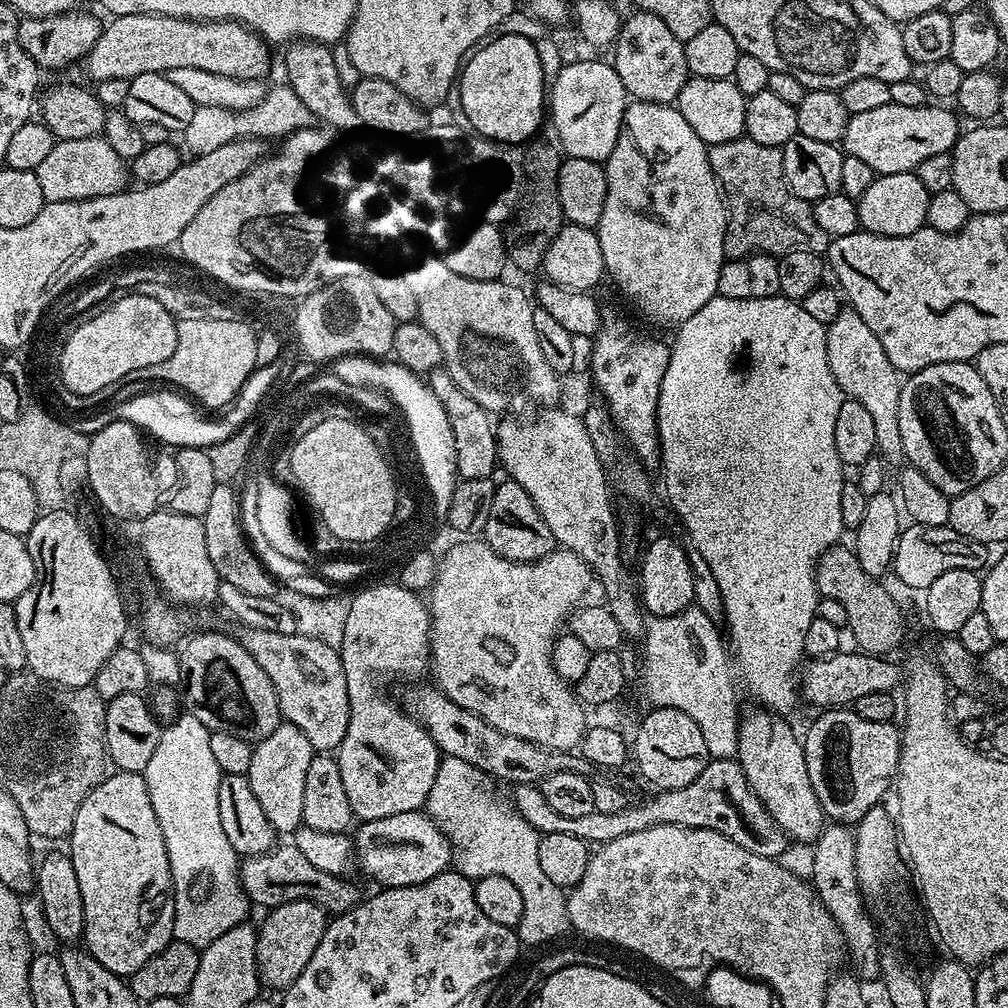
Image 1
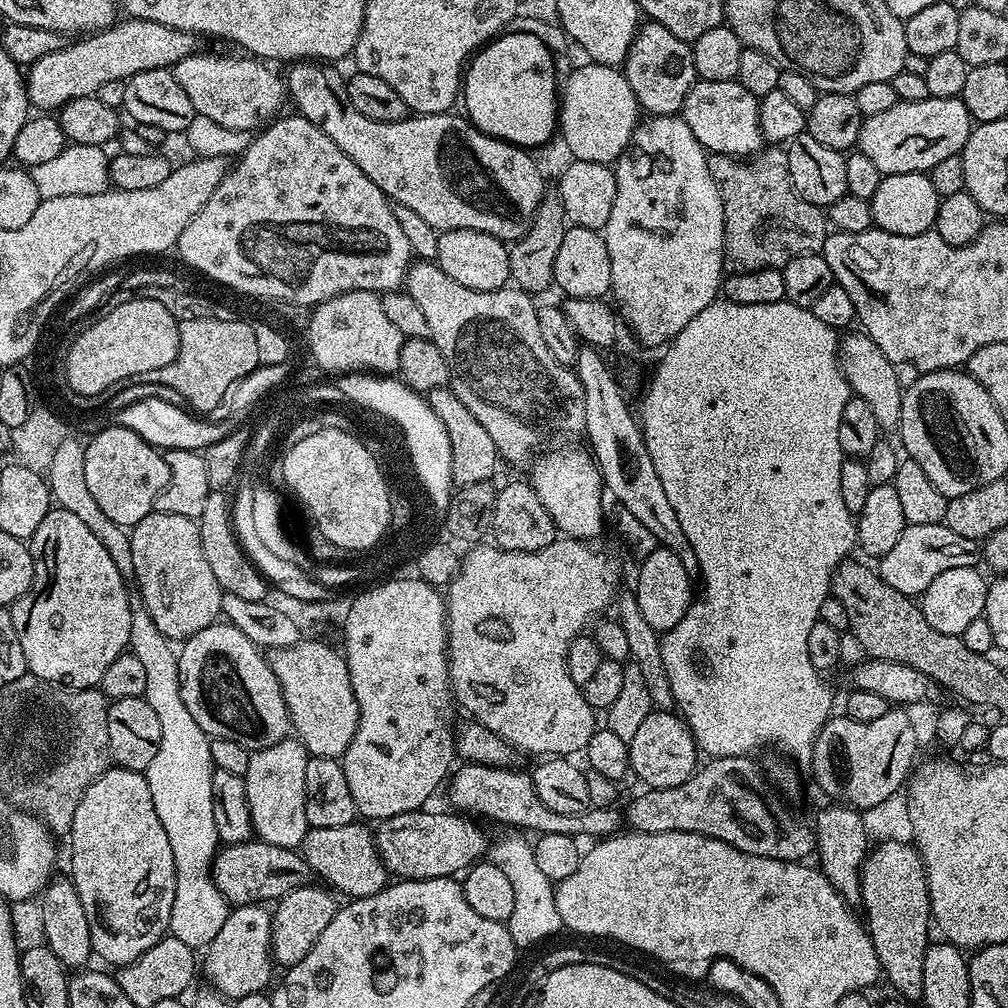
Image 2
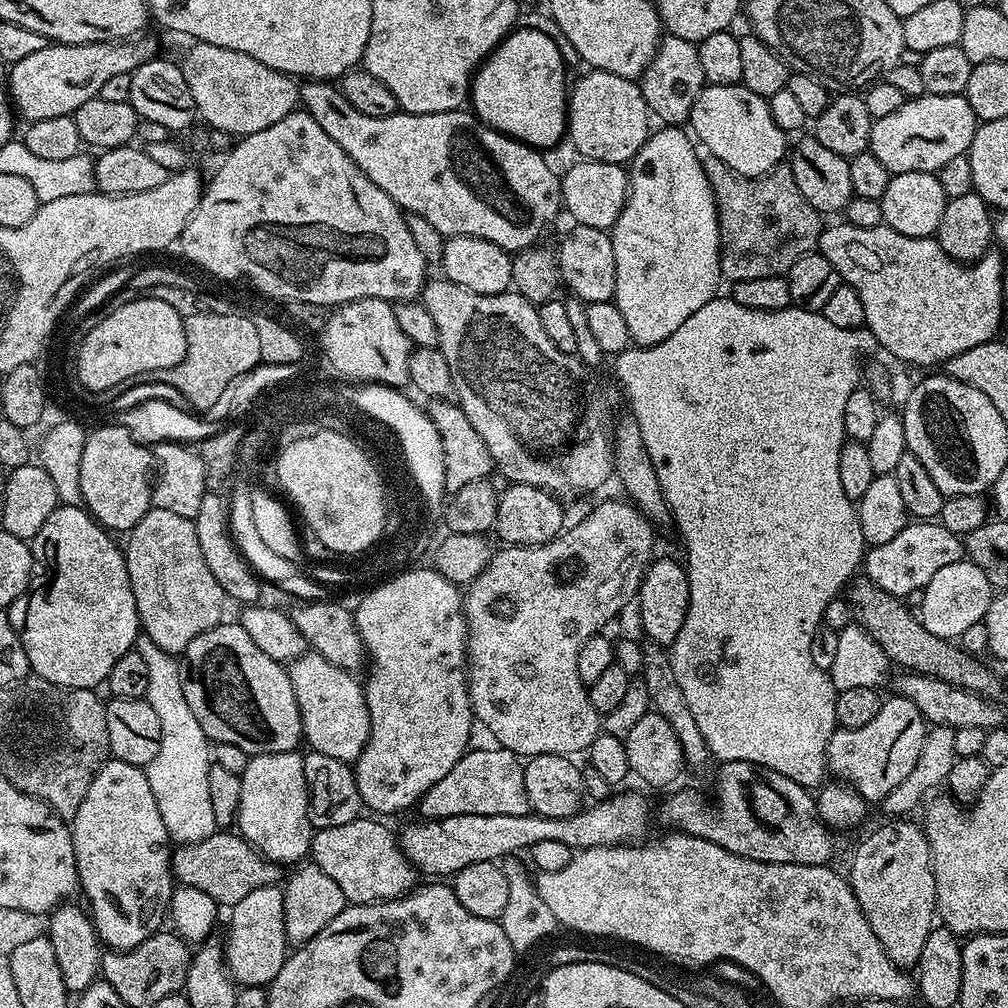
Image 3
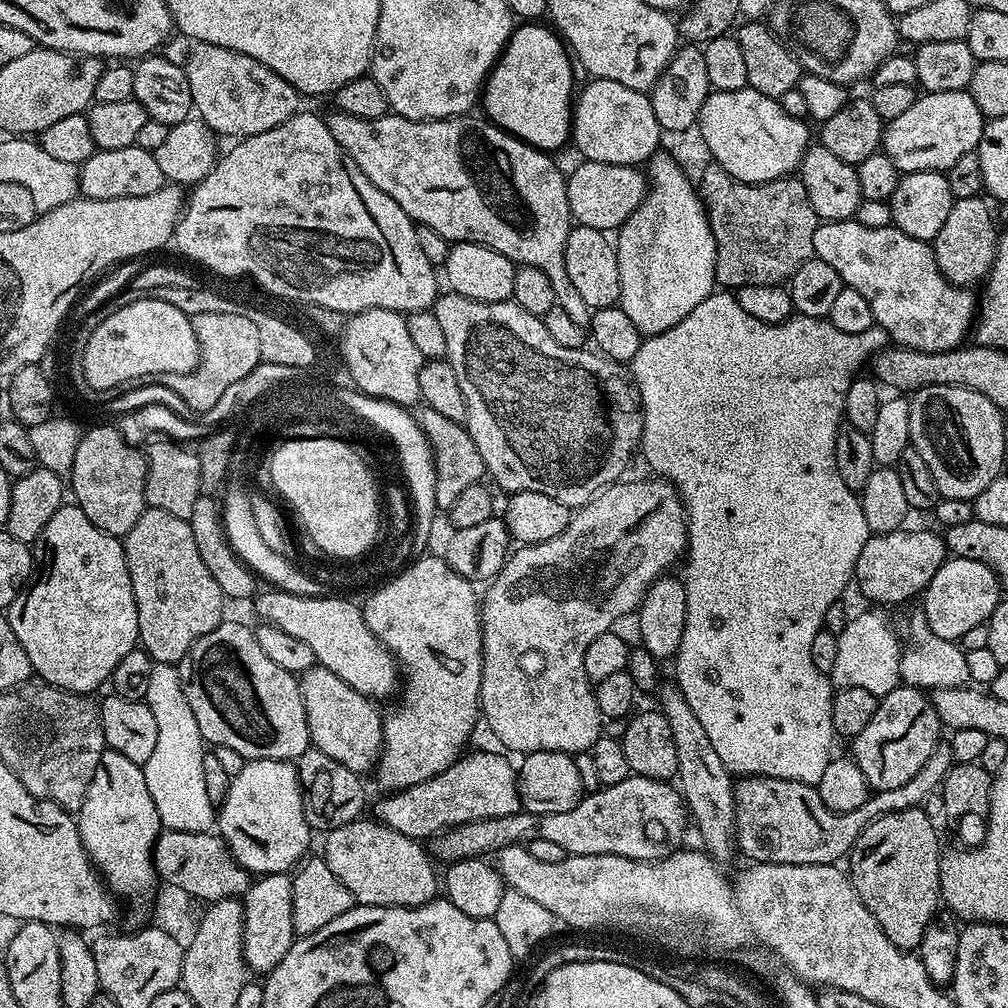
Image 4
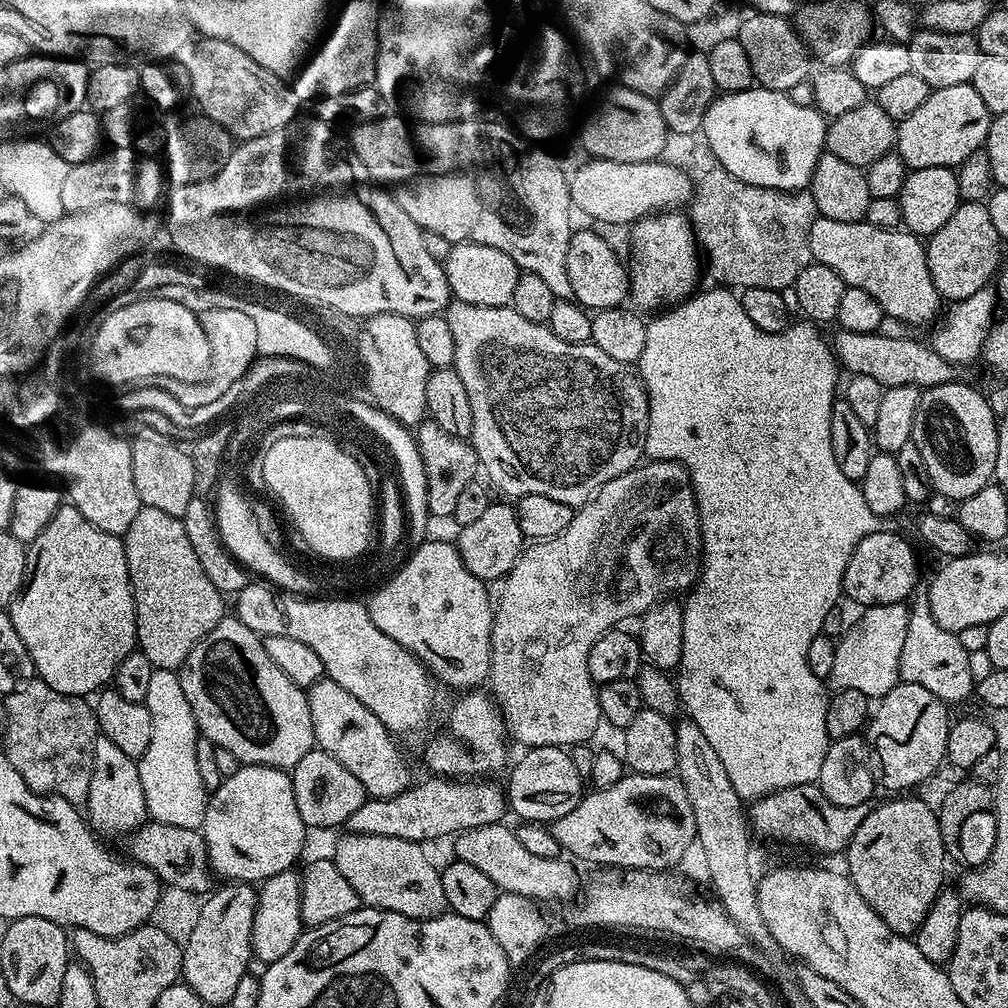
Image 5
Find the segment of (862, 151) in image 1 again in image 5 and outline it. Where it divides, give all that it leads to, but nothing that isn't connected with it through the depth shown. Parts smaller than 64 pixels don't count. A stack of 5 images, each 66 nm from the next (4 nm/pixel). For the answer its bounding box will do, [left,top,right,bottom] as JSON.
[895,83,993,169]

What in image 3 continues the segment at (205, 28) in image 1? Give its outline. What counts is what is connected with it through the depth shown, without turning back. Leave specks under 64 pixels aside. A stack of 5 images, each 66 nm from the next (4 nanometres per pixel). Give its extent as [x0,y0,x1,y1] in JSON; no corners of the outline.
[8,38,157,122]

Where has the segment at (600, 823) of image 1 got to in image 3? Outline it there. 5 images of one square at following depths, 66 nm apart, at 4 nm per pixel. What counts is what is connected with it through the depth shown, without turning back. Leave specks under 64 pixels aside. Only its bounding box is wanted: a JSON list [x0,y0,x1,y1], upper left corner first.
[418,746,833,864]

